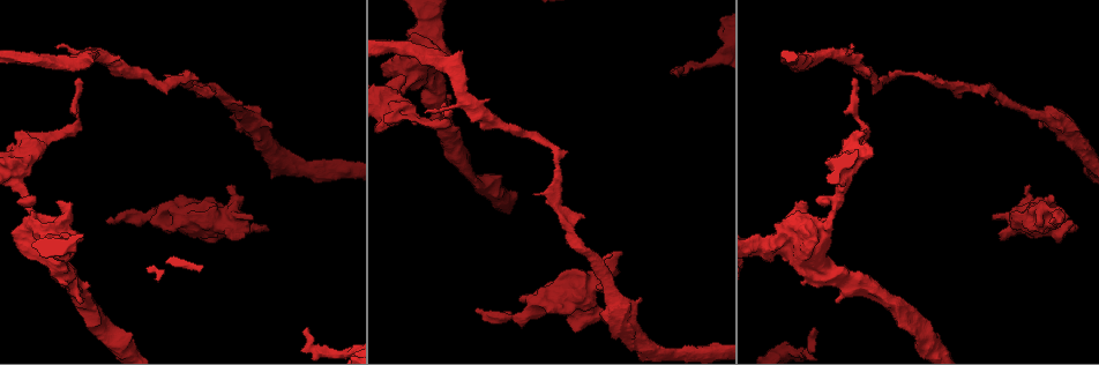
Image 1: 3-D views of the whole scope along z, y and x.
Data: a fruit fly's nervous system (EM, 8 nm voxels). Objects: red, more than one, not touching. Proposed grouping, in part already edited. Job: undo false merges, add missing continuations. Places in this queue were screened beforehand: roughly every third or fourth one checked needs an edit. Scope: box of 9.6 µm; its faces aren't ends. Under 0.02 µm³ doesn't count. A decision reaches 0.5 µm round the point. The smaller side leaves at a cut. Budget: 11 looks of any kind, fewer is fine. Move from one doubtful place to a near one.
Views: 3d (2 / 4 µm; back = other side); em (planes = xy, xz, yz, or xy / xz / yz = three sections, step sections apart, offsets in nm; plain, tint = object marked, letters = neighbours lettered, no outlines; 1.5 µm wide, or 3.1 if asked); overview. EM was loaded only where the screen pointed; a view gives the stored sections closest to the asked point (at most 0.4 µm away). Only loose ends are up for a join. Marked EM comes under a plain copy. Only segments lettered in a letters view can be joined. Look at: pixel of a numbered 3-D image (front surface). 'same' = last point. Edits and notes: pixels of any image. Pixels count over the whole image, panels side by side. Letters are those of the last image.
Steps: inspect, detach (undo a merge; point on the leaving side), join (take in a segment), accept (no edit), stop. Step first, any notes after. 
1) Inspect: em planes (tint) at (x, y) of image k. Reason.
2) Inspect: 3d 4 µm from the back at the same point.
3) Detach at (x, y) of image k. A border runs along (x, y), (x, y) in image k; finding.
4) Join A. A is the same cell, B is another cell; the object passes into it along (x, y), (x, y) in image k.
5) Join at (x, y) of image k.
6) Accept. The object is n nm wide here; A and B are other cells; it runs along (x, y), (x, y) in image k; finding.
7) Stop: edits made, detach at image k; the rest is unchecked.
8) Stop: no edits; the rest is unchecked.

Inspect: em planes (letters) at (596, 287) of image 1. Branch stops here.

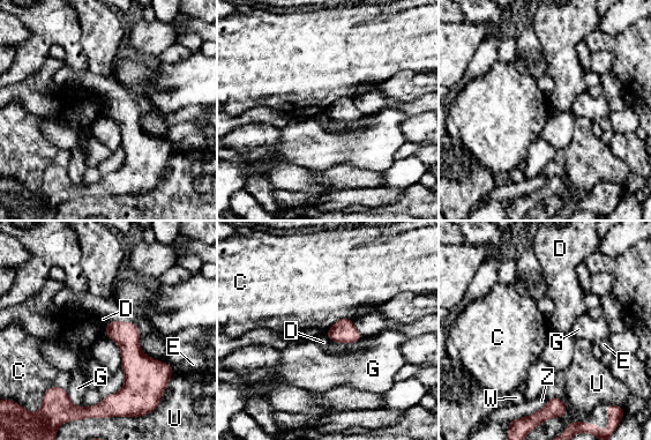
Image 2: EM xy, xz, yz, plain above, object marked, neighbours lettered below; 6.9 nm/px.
Accept. C, D, E, G, U, W and Z are other cells; a border runs along (351, 318), (339, 318), (326, 334) in image 2; no lettered segment goes on from it.

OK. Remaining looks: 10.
Inspect: 3d 2 µm at (106, 222) of image 1. Branch stops here.

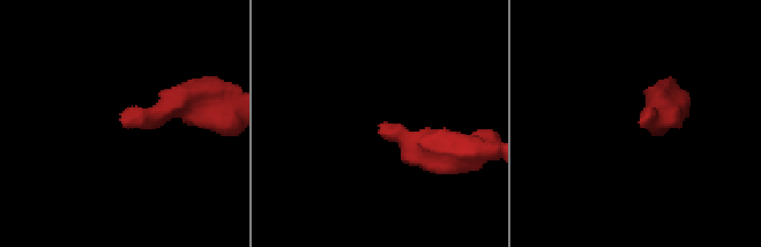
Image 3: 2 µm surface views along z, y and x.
Inspect: em planes (letters) at (646, 128) of image 3.

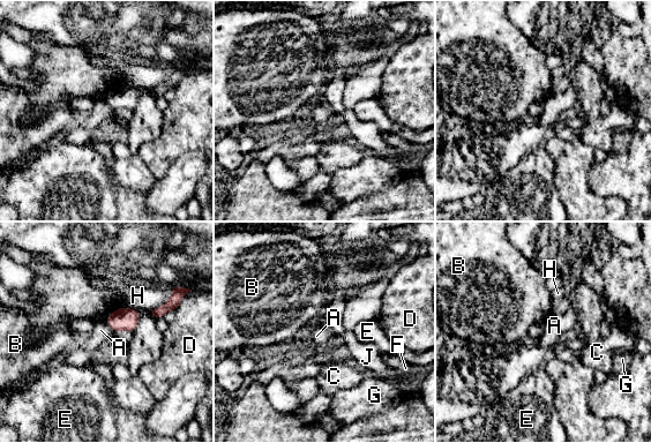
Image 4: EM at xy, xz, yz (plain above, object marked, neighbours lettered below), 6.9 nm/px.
Accept. A, B, C, D, E, F, G, H and J are other cells; a border runs along (105, 318), (116, 332) in image 4; no lettered segment goes on from it.

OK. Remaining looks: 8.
Inspect: em xy step 8 (tint) at (80, 77) of image 1. An open end.

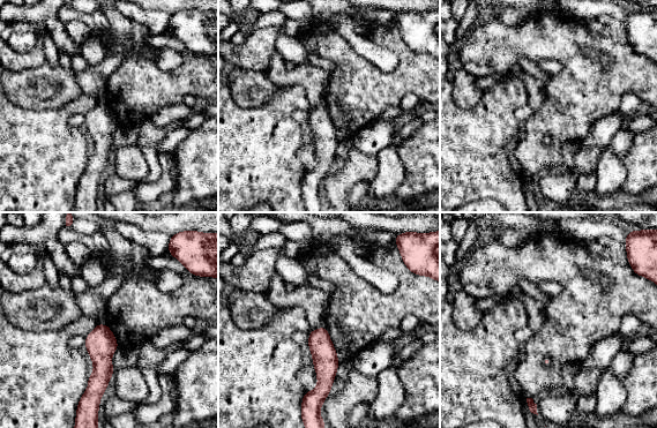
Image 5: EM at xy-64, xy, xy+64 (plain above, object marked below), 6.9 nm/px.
Inspect: em xz step 4 (tint) at the same point. Another direction.

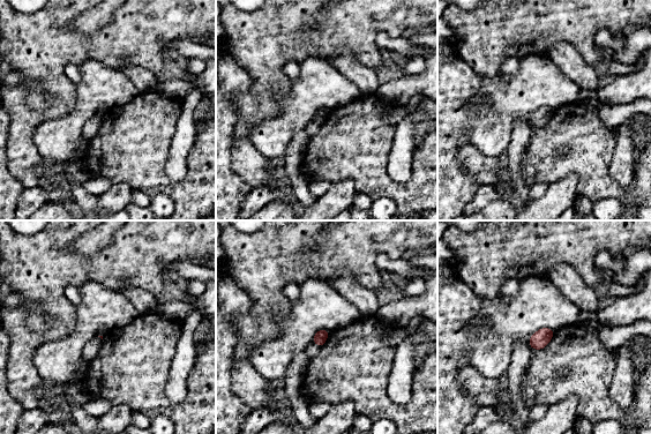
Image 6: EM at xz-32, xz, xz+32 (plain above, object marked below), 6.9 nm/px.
Inspect: em xz step 4 (letters) at the same point. See the neighbours.

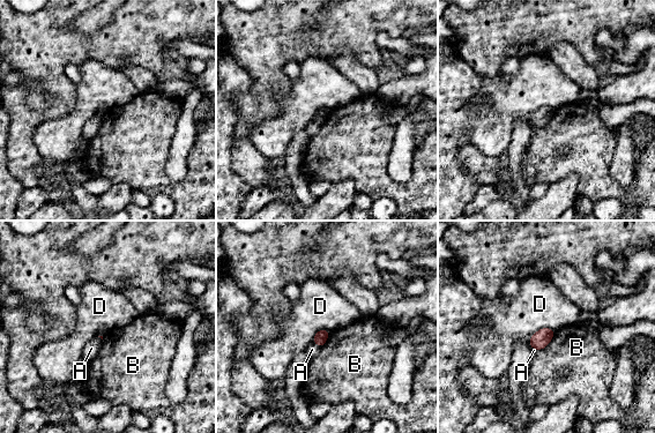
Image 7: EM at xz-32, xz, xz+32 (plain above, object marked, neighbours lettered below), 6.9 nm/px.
Accept. The longest contact is with D, 220 nm; A, B and D are other cells; no lettered segment goes on from it.

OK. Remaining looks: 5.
Inspect: em planes (tint) at (811, 270) of image 1. Sudden change in width.

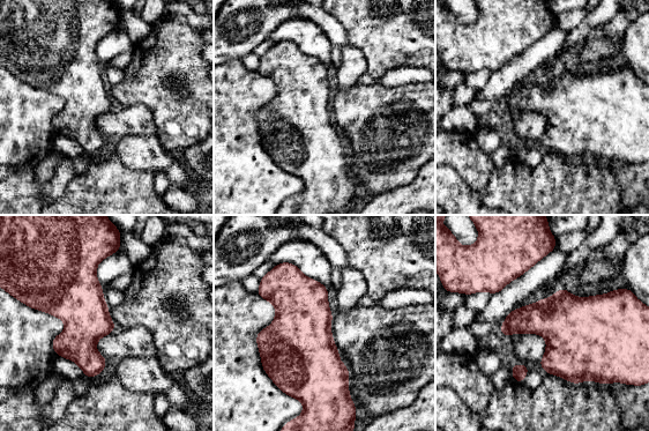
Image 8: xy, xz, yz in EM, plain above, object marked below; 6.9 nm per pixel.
Inspect: em planes (letters) at the same point. What lies round it.

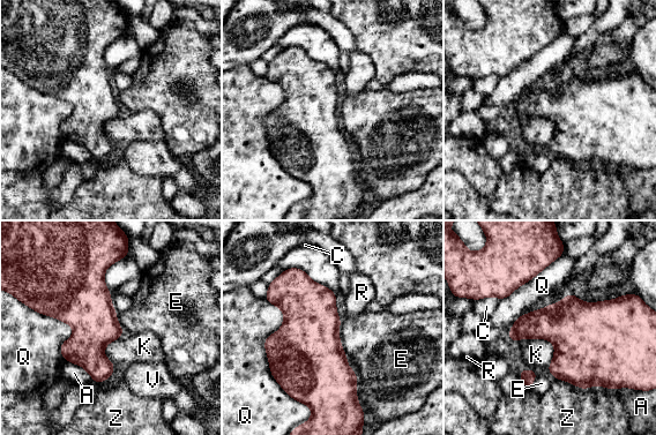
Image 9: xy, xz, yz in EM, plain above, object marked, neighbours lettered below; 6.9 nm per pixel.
Accept. The longest contact is with Q, 850 nm; A, C, E, K, Q, R, V and Z are other cells; a border runs along (514, 340), (548, 339), (550, 365) in image 9; all the same neuron.

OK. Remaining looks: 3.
Stop: no edits; the rest is unchecked.

